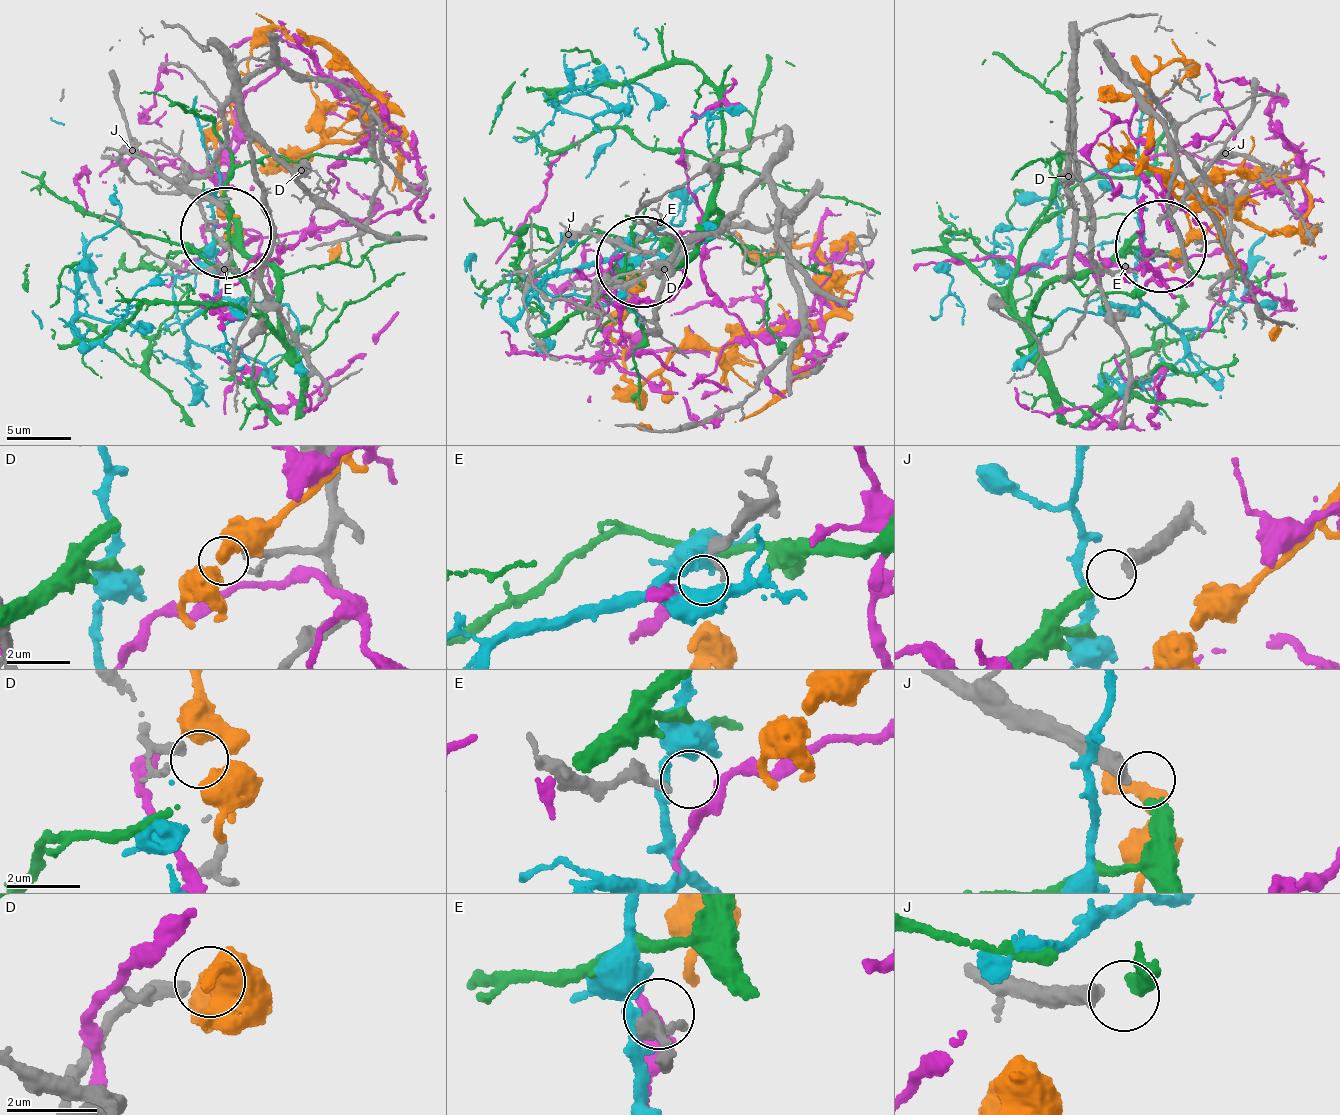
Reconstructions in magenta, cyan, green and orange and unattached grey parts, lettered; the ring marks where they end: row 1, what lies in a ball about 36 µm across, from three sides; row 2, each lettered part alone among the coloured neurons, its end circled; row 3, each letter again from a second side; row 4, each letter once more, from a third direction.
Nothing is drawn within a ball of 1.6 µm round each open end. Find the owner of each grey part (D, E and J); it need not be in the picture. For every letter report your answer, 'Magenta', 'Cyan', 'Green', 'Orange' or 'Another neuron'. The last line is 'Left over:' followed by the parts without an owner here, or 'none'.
D: Another neuron
E: Magenta
J: Green
Left over: D

